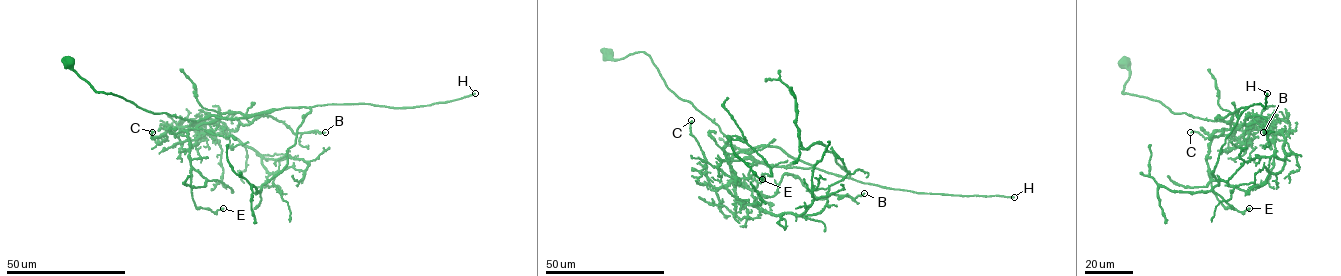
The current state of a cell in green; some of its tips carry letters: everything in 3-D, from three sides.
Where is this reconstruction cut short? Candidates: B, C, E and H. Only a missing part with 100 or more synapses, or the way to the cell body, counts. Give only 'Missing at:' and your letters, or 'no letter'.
Missing at: H

